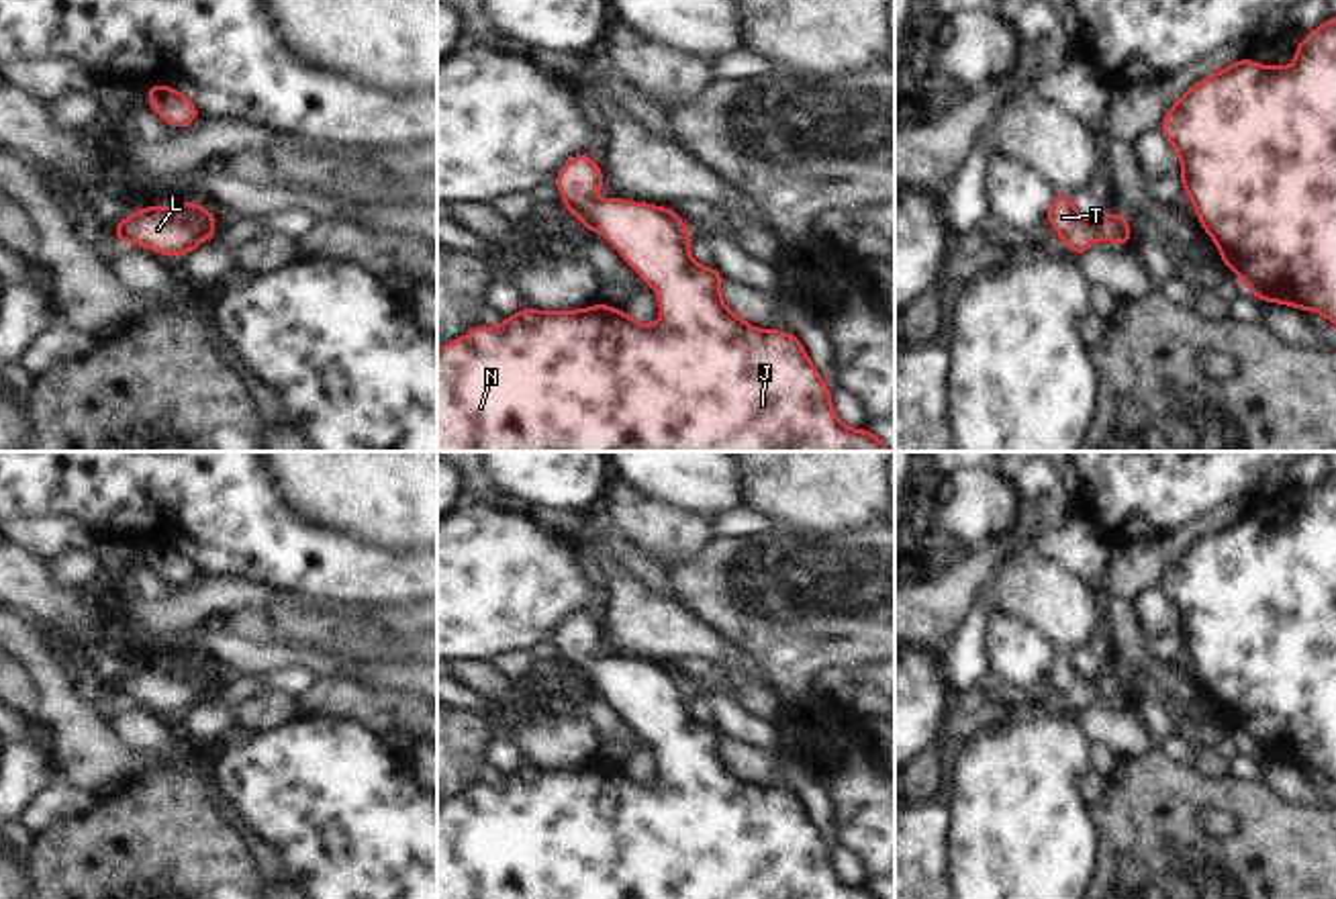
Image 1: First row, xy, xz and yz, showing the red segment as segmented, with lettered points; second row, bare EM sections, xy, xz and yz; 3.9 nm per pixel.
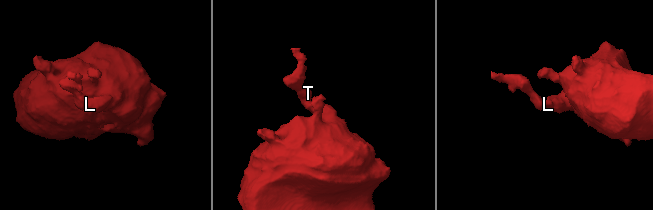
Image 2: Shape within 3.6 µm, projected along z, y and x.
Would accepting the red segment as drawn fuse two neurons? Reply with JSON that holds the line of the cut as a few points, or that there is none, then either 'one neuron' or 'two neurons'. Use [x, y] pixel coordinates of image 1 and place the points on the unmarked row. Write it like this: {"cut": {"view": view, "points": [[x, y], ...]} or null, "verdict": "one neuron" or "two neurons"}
{"cut": null, "verdict": "one neuron"}

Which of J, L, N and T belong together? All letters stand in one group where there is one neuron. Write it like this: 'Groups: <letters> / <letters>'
Groups: J L N T.

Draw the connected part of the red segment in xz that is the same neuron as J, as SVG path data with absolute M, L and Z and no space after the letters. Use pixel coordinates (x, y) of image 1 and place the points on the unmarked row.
M584 609L574 613L552 640L562 650L562 664L566 664L586 689L601 691L619 709L619 713L652 744L660 758L660 778L643 783L631 776L625 768L597 760L590 766L576 768L537 768L527 762L513 772L503 774L498 787L478 783L466 793L443 801L437 807L437 899L882 899L866 885L846 885L833 864L831 846L823 840L819 827L811 821L805 803L791 789L756 787L742 778L729 764L721 760L723 731L717 725L699 723L690 709L690 689L670 664L654 664L650 660L629 660L619 654L609 654L605 660L594 658L594 650L605 644L605 631L599 621Z

